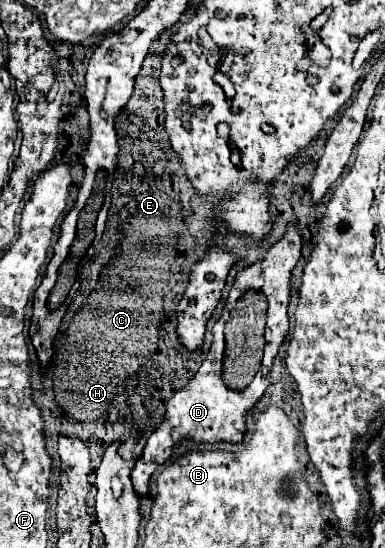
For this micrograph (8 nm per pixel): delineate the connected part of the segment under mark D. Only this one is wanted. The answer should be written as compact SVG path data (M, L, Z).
M209 351L202 367L188 382L188 386L178 390L168 400L166 418L148 438L142 456L138 458L136 468L132 472L132 484L138 496L148 496L148 484L156 470L156 464L162 466L164 462L168 462L174 448L182 440L192 440L198 444L218 444L218 442L240 444L244 440L246 416L252 410L252 406L264 395L268 386L264 383L259 385L257 382L251 382L243 391L228 390L222 382L223 351L219 355L217 353Z

